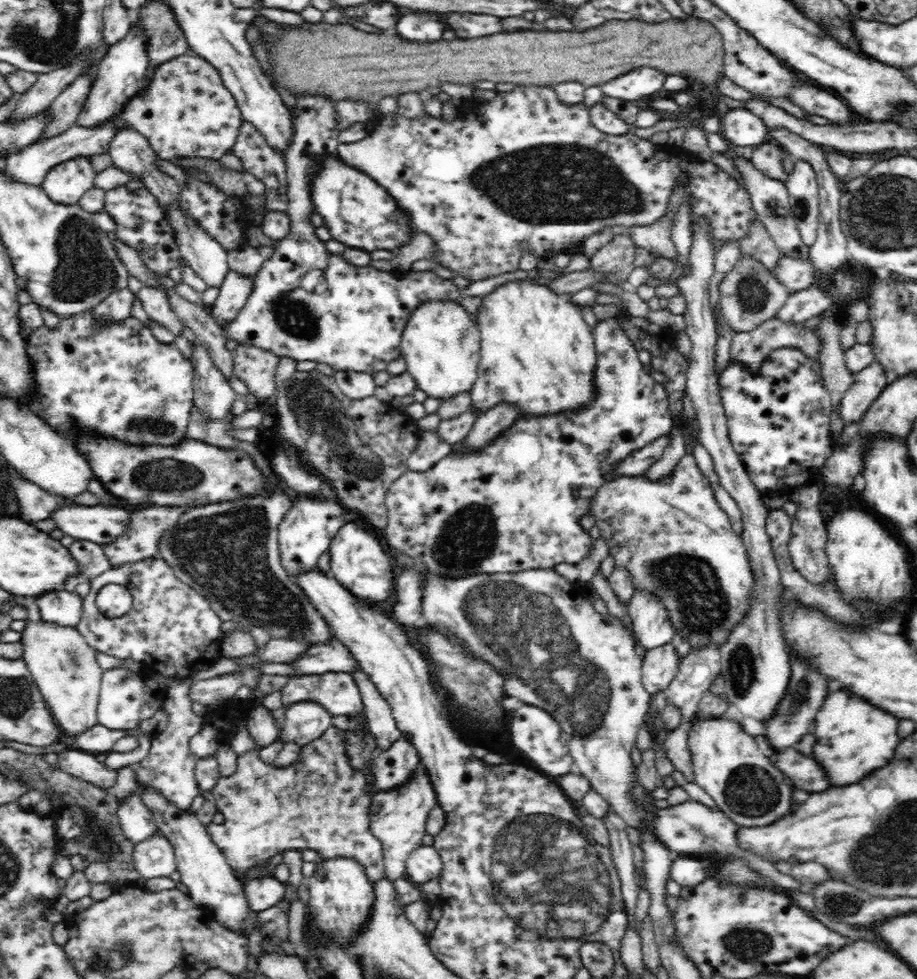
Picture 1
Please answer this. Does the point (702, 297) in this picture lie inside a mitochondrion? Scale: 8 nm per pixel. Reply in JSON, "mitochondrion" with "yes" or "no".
{"mitochondrion":"no"}

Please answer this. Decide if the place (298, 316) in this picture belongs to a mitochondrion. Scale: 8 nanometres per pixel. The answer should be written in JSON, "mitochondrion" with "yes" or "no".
{"mitochondrion":"yes"}

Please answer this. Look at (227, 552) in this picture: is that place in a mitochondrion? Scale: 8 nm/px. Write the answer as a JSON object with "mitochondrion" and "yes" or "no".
{"mitochondrion":"yes"}

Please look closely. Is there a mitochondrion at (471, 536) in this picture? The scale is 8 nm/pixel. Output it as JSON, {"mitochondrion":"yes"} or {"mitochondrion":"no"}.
{"mitochondrion":"yes"}

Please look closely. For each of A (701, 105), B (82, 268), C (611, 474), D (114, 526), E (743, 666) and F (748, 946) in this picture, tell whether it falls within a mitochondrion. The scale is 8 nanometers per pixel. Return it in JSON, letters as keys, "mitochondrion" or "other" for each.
{"A":"other","B":"mitochondrion","C":"other","D":"other","E":"mitochondrion","F":"mitochondrion"}

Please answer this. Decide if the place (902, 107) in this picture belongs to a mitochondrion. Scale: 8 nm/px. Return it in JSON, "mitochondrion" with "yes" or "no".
{"mitochondrion":"no"}

